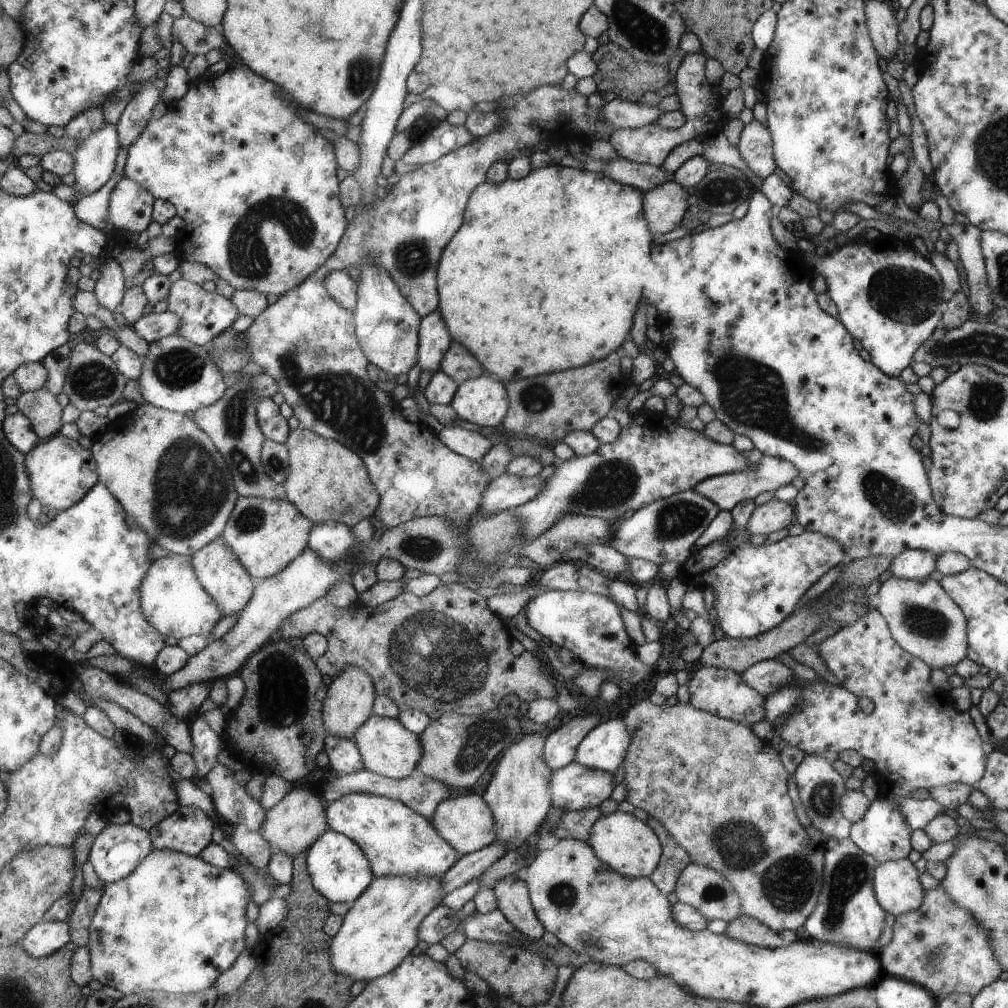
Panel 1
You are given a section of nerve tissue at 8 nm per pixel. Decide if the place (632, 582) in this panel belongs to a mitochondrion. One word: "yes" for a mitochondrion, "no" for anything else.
no

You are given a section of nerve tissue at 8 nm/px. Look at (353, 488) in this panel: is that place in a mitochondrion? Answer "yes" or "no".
no

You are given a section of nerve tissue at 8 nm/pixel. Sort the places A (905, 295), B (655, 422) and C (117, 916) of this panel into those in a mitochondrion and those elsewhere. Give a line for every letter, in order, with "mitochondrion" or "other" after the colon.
A: mitochondrion
B: other
C: other

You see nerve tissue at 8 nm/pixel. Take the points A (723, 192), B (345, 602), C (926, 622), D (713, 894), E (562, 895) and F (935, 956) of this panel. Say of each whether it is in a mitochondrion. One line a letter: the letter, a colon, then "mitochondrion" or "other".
A: mitochondrion
B: other
C: mitochondrion
D: mitochondrion
E: mitochondrion
F: mitochondrion

